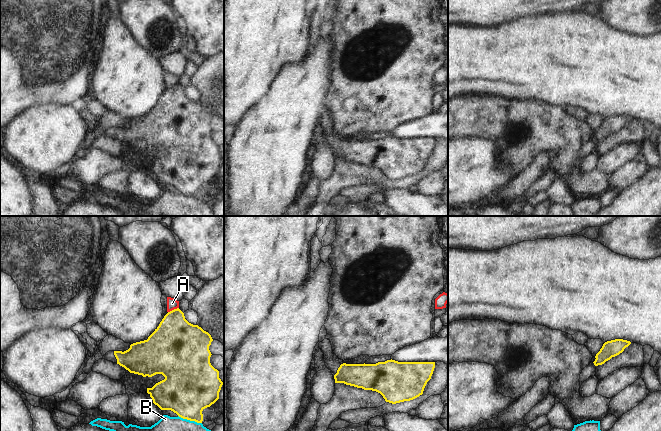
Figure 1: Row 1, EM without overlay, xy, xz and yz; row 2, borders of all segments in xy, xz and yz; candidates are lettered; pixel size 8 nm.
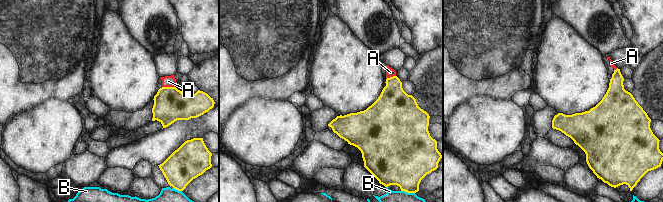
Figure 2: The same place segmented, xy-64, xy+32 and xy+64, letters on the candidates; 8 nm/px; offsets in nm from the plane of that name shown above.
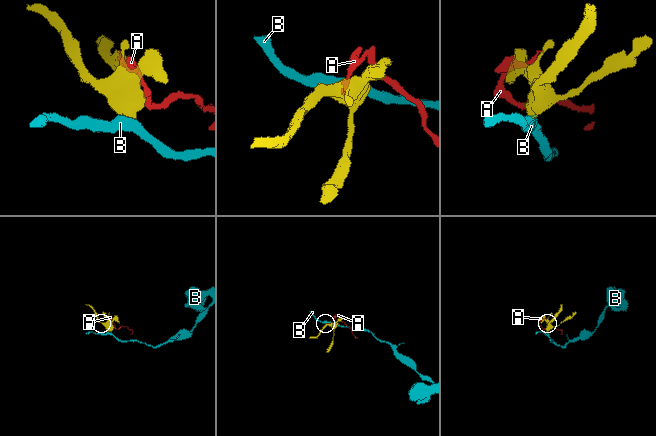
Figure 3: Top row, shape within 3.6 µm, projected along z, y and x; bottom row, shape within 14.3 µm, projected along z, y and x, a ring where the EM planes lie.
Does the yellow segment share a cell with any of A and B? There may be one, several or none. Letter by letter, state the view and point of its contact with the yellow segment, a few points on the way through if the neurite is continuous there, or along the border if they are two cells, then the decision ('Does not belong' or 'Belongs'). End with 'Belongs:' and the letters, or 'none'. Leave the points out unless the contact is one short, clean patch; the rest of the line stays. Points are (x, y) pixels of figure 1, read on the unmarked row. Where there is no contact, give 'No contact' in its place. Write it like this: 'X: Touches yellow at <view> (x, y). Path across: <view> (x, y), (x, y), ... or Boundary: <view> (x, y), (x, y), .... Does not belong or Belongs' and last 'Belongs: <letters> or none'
A: Touches yellow at xy (174, 85). Boundary: xy (178, 83), (168, 88). Does not belong
B: Touches yellow at xy (190, 196). Boundary: xy (178, 191), (201, 199). Does not belong
Belongs: none

